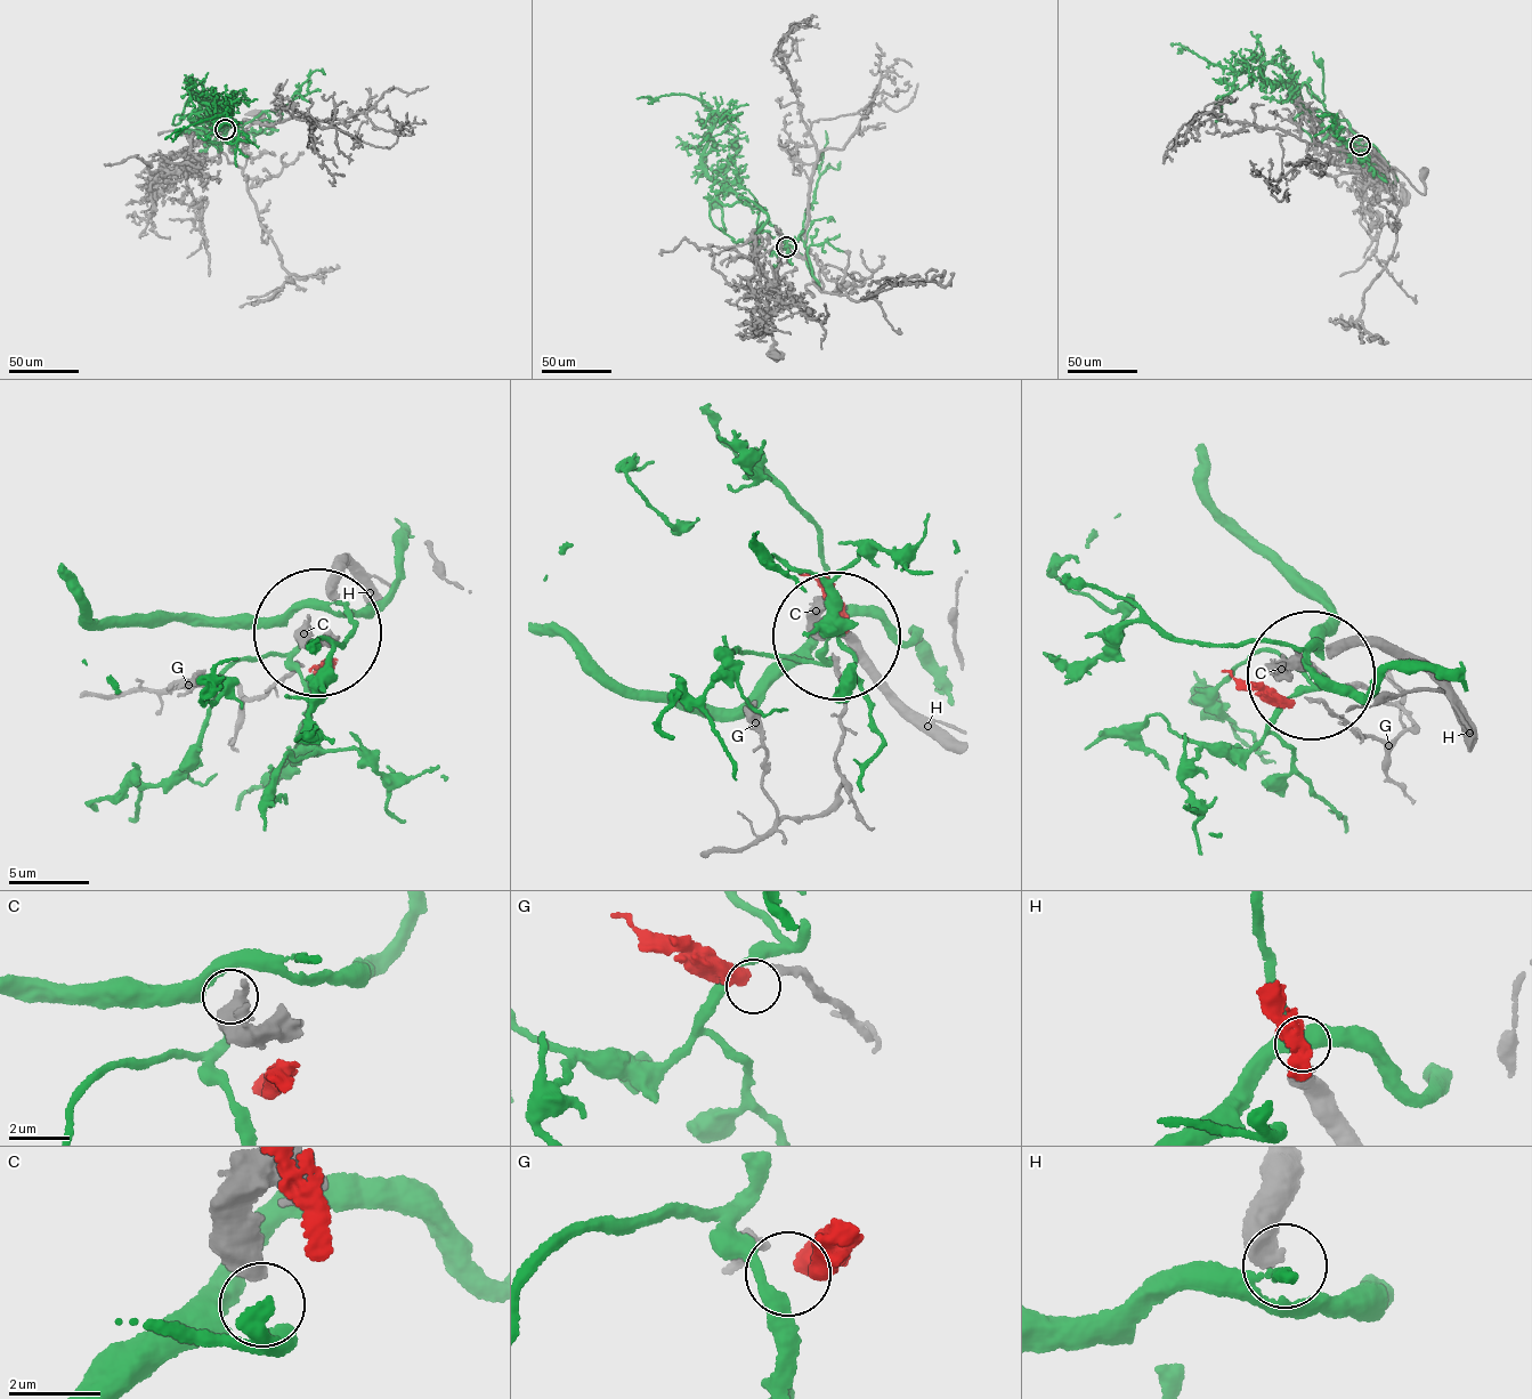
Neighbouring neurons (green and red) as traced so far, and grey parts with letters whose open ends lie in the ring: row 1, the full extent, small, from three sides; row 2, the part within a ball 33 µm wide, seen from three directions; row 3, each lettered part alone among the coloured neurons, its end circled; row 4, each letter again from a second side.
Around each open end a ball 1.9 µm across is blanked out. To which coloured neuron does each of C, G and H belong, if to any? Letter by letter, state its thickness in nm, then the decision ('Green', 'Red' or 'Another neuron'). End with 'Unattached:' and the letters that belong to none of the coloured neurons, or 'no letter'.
C: Thickness 500 nm. Another neuron
G: Thickness 240 nm. Red
H: Thickness 650 nm. Another neuron
Unattached: C, H

